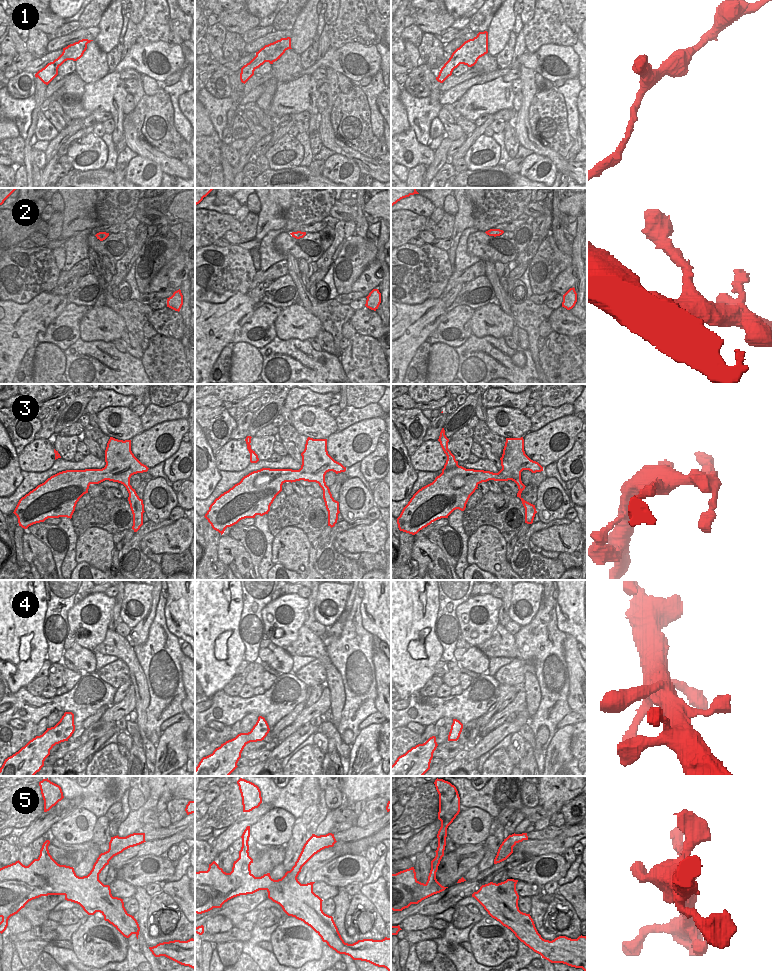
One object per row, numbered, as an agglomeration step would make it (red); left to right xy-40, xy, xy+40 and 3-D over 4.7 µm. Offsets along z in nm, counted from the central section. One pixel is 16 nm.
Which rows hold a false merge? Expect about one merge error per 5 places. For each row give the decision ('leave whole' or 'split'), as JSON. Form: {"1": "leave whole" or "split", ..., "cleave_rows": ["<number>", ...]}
{"1": "leave whole", "2": "leave whole", "3": "leave whole", "4": "leave whole", "5": "leave whole", "cleave_rows": []}

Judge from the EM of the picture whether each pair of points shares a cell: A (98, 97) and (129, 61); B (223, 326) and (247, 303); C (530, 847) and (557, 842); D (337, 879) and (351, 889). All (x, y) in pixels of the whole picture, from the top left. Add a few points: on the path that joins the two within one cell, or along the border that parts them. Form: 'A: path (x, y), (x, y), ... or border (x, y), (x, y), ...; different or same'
A: border (114, 70), (119, 73); different
B: path (229, 320), (241, 308); same
C: path (537, 847), (550, 846); same
D: border (360, 881), (349, 883), (344, 888); different

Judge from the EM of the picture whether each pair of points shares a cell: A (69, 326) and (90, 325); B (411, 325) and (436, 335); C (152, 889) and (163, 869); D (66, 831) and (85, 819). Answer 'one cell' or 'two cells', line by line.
A: two cells
B: two cells
C: two cells
D: one cell

